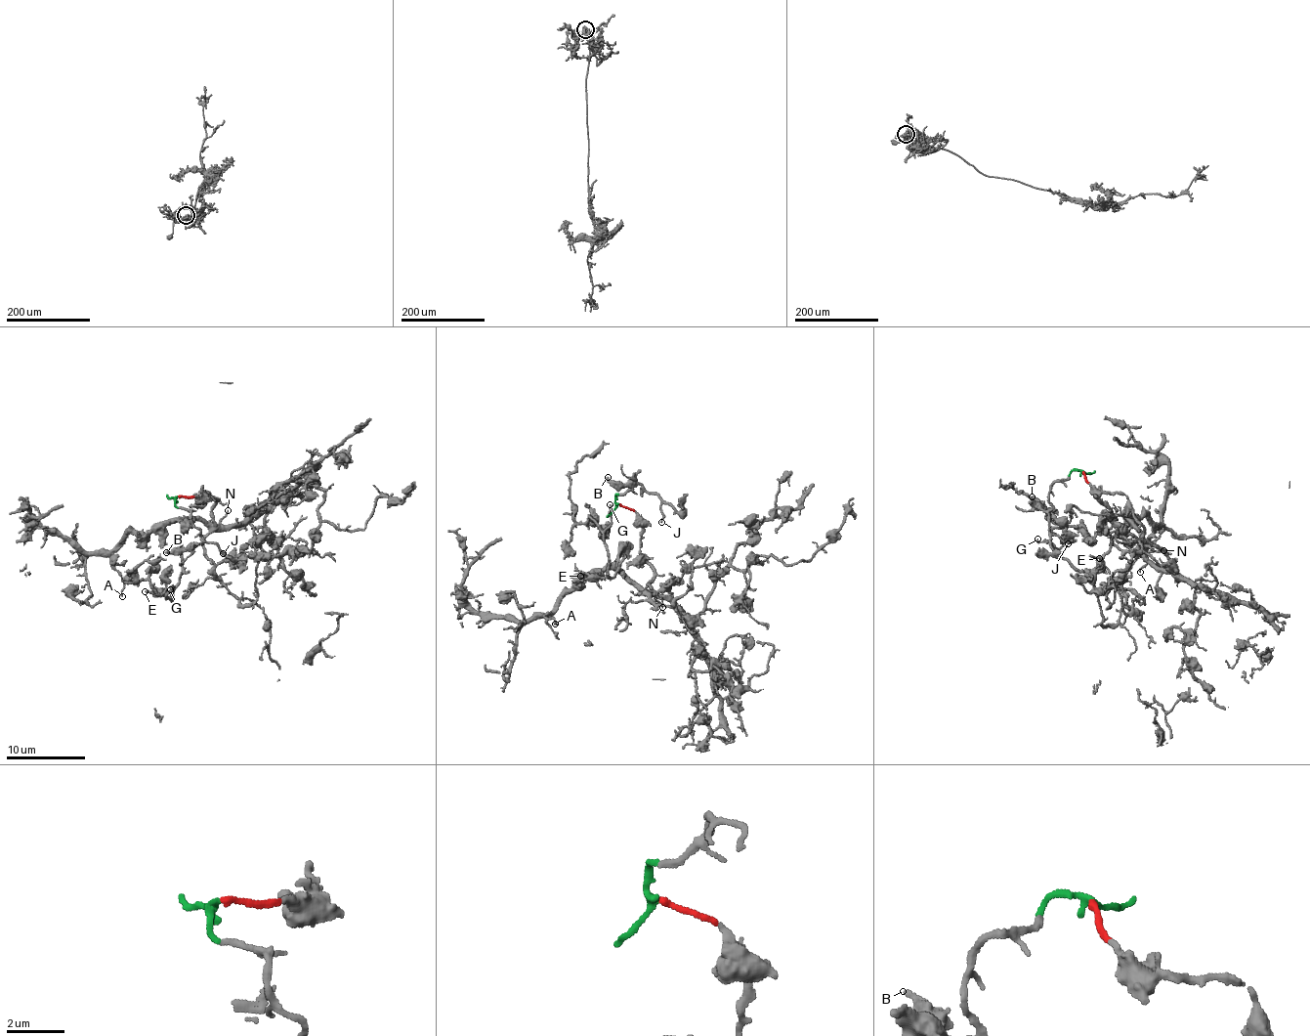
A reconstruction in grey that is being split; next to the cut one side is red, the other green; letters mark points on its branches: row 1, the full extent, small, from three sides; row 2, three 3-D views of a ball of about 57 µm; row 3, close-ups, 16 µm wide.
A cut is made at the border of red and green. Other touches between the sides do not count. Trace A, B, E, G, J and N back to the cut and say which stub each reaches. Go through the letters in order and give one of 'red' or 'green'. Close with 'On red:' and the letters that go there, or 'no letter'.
A: red
B: green
E: red
G: red
J: green
N: red
On red: A, E, G, N

